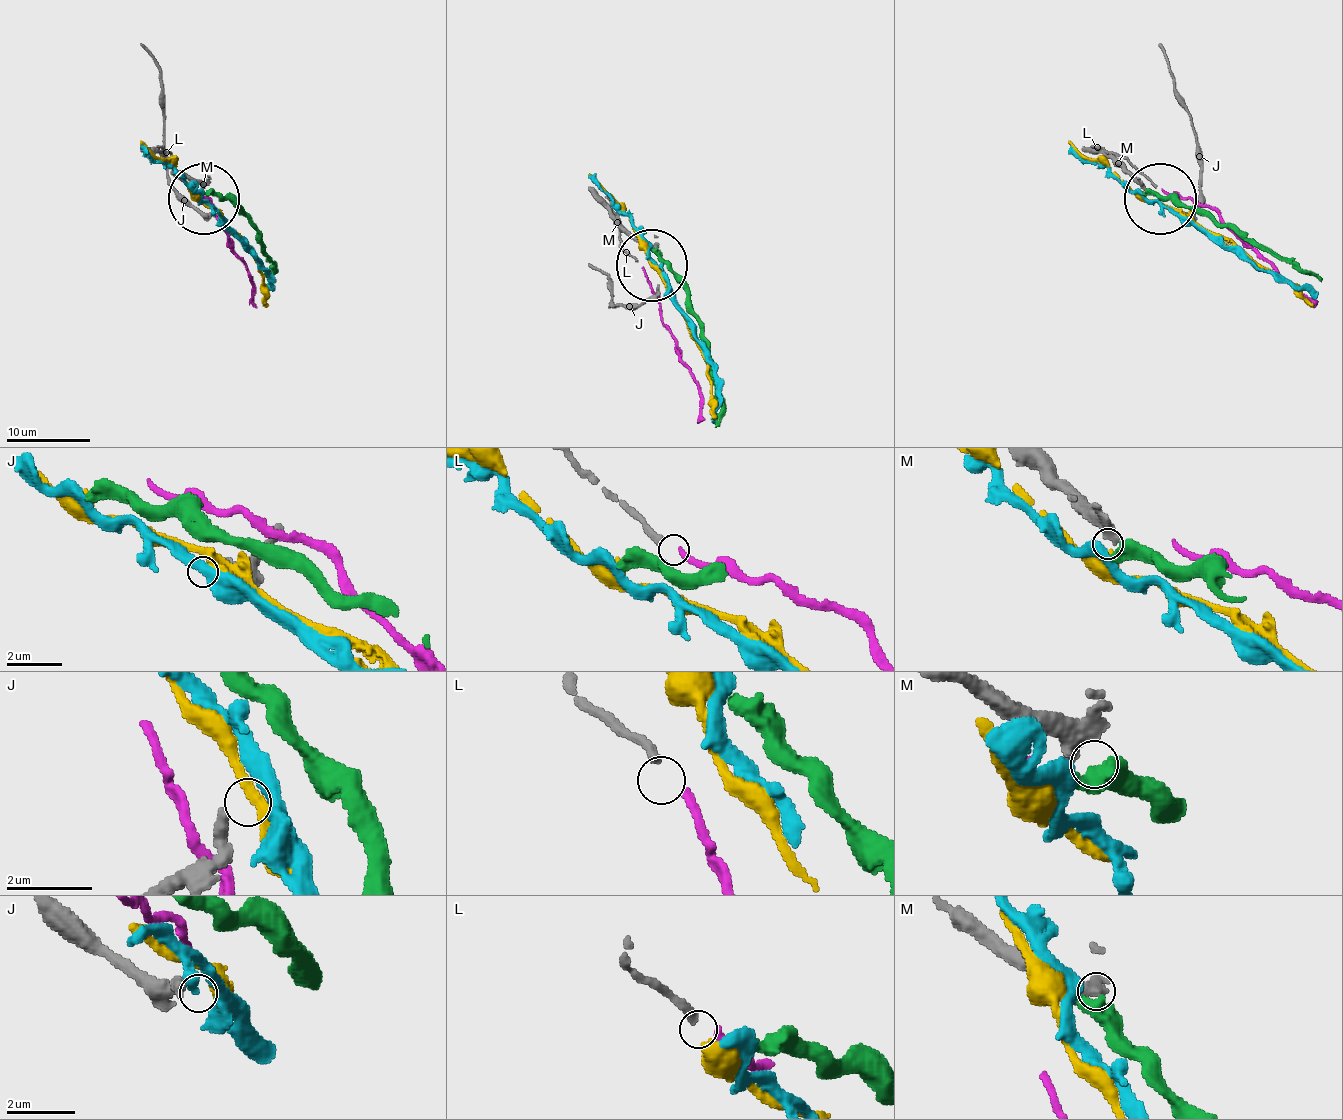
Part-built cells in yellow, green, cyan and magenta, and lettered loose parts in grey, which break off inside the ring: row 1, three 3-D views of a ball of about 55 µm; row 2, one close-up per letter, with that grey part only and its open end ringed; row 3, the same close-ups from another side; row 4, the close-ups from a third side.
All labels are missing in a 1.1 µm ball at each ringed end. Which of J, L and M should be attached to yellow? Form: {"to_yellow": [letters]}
{"to_yellow": []}

